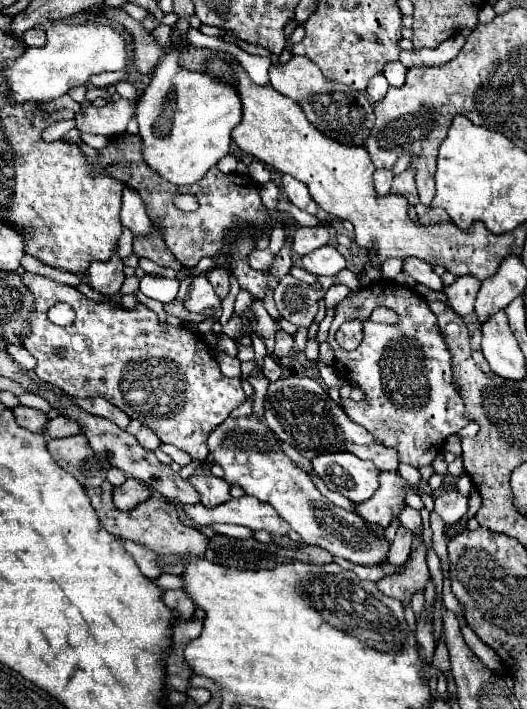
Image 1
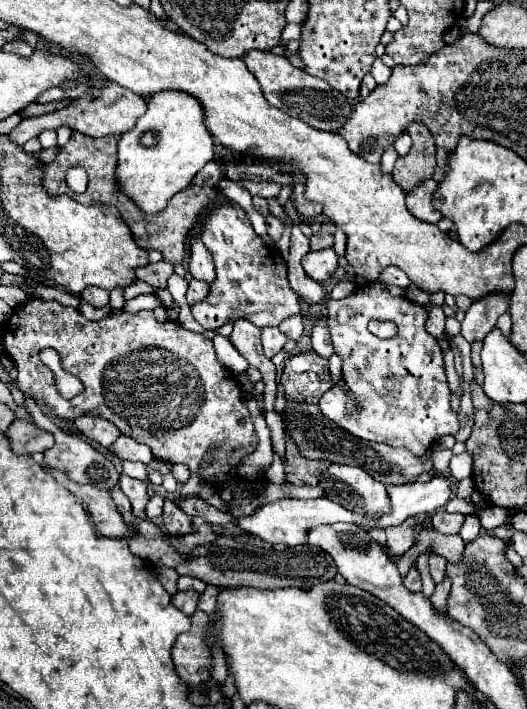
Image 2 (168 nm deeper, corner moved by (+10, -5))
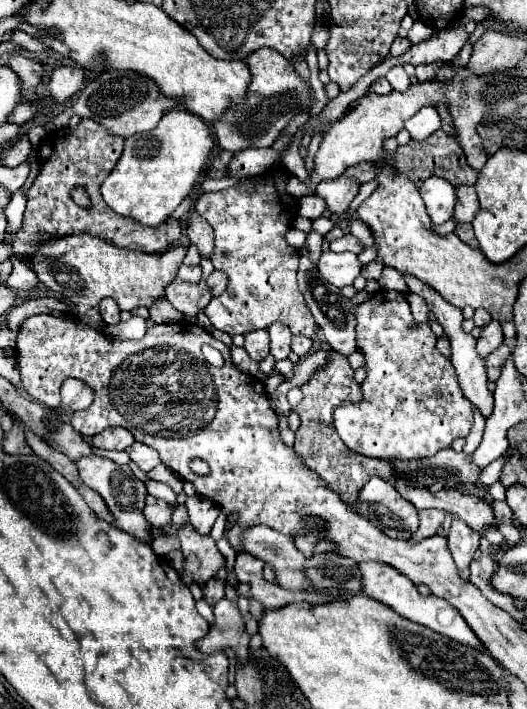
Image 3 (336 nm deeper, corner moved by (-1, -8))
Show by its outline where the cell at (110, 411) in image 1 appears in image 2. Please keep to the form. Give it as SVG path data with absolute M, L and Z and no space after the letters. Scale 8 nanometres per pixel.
M82 415L74 421L74 425L82 435L100 443L102 447L110 447L120 435L120 431L112 423L108 423L106 419L94 417L94 415Z

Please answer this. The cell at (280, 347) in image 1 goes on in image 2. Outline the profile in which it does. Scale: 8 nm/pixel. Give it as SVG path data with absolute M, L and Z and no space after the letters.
M264 327L262 329L262 347L264 347L264 355L268 359L272 359L284 345L286 345L286 337L280 333L278 327Z

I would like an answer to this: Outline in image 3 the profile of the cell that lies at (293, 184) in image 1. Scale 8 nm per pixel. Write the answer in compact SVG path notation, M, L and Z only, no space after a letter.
M339 176L337 180L321 182L317 186L317 196L325 198L329 212L343 214L349 208L351 200L359 194L359 188L361 188L361 182L345 178L345 176Z

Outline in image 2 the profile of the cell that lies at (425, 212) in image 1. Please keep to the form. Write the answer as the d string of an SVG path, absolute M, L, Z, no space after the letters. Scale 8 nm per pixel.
M428 179L424 183L420 183L420 187L416 187L416 191L412 191L412 195L406 197L406 207L408 211L426 223L438 223L440 221L440 213L436 209L432 209L432 191L436 187L436 181Z

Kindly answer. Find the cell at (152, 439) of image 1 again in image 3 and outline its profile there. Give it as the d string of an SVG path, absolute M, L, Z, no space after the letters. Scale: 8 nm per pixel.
M135 442L135 444L133 444L131 448L127 448L125 452L131 456L131 460L133 460L143 472L149 472L149 470L153 470L157 464L161 464L159 454L157 454L155 450L151 450L149 446L143 446L143 444L139 444L139 442Z

